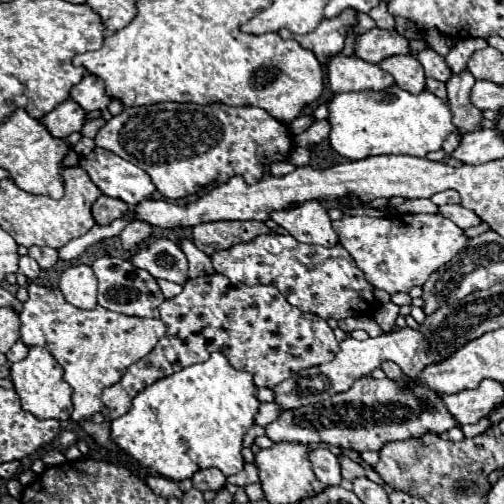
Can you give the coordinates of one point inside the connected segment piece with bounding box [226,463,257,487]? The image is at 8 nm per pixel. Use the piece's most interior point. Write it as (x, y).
(243, 478)

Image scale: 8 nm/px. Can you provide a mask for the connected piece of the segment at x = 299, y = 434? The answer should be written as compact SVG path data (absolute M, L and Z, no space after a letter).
M361 377L345 393L337 393L321 403L283 411L277 421L265 427L265 435L273 443L329 443L331 447L347 447L359 453L369 449L381 449L389 441L411 439L425 431L445 433L459 423L445 411L445 405L437 395L413 387L413 391L401 391L391 379L377 381L373 377Z

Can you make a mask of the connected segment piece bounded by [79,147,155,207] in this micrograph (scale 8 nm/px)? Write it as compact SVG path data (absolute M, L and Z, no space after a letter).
M95 147L89 155L79 159L81 167L103 195L121 199L133 207L141 203L141 199L149 199L155 193L153 181L145 175L145 171L107 149Z

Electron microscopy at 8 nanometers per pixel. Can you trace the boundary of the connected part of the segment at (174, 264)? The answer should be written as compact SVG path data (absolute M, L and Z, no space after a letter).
M155 239L151 245L137 251L131 263L149 271L155 279L167 279L179 285L187 281L187 257L169 239Z

